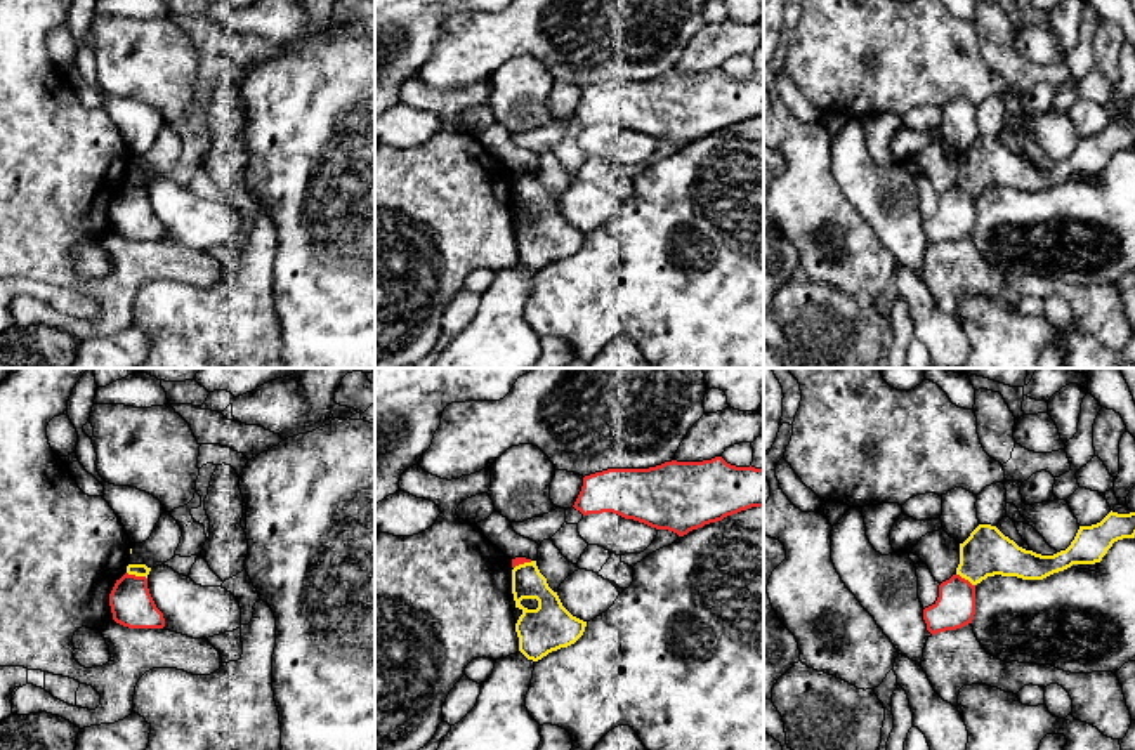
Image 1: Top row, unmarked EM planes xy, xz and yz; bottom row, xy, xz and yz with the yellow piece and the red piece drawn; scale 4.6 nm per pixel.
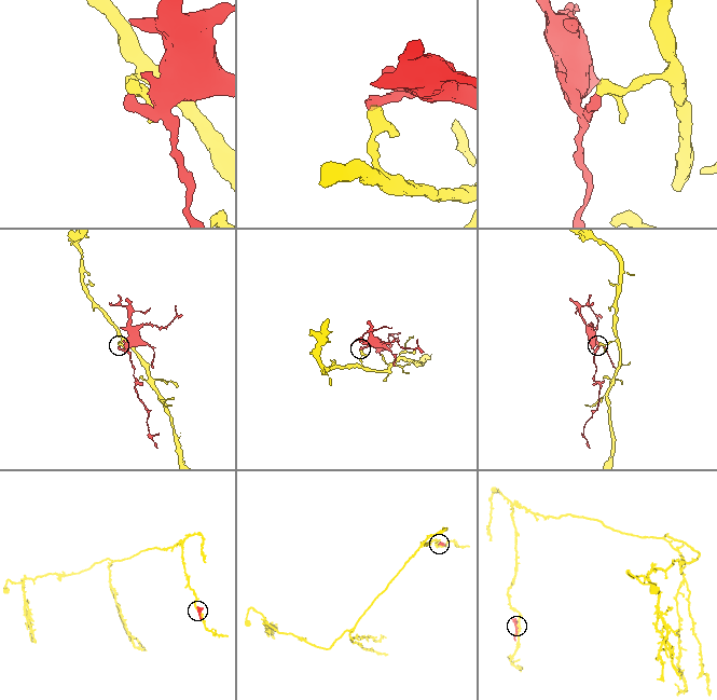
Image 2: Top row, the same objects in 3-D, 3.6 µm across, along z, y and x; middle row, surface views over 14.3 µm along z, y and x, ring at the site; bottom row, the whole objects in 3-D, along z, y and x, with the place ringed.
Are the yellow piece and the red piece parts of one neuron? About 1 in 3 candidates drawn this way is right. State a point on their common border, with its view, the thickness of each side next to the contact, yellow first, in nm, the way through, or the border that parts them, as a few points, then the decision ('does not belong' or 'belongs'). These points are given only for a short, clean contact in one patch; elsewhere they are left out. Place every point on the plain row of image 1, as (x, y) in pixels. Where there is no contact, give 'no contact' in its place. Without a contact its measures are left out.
contact xy (137, 186); calibres 60 and 200 nm; border xy (127, 183), (146, 190); does not belong

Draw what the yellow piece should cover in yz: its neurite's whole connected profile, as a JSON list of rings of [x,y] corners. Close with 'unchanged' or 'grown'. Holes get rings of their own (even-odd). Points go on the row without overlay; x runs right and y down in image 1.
[[[1111,122],[1100,134],[1079,137],[1071,156],[1053,167],[1026,161],[1005,148],[996,137],[979,135],[960,155],[956,186],[972,196],[994,186],[1043,191],[1073,175],[1100,174],[1112,155],[1123,149],[1135,149],[1135,123],[1118,125]]] | unchanged

